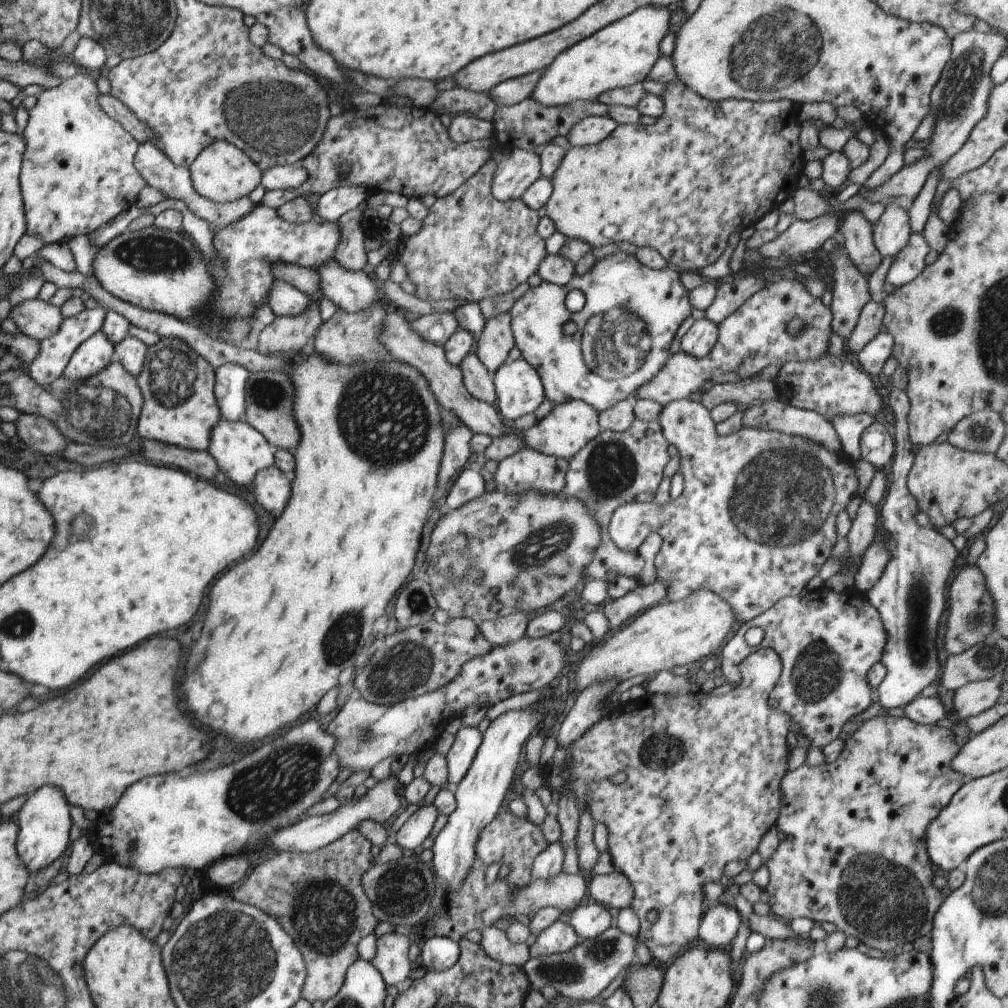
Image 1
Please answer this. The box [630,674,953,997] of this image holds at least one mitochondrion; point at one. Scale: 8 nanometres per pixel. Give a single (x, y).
(880, 899)

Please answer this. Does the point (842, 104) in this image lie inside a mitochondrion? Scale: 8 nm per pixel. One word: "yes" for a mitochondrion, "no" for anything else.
no

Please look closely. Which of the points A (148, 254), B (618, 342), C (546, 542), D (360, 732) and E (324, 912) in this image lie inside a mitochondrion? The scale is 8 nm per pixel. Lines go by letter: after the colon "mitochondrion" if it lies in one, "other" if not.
A: mitochondrion
B: mitochondrion
C: mitochondrion
D: mitochondrion
E: mitochondrion

